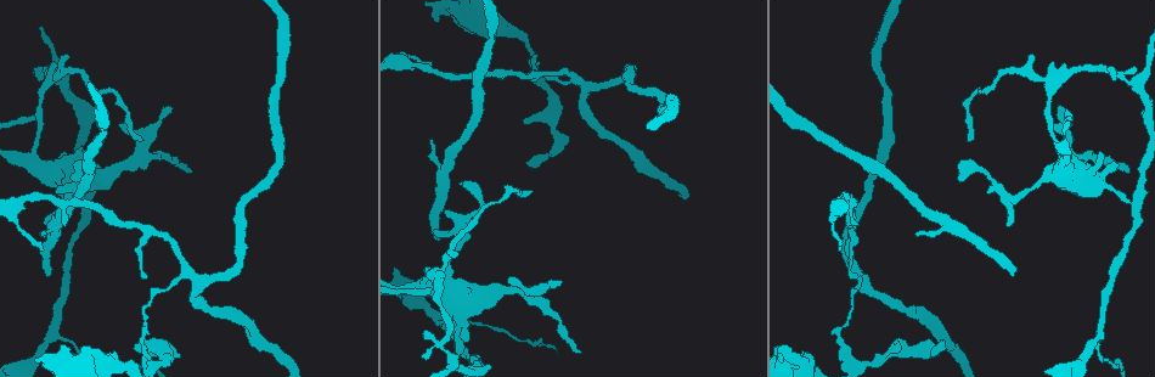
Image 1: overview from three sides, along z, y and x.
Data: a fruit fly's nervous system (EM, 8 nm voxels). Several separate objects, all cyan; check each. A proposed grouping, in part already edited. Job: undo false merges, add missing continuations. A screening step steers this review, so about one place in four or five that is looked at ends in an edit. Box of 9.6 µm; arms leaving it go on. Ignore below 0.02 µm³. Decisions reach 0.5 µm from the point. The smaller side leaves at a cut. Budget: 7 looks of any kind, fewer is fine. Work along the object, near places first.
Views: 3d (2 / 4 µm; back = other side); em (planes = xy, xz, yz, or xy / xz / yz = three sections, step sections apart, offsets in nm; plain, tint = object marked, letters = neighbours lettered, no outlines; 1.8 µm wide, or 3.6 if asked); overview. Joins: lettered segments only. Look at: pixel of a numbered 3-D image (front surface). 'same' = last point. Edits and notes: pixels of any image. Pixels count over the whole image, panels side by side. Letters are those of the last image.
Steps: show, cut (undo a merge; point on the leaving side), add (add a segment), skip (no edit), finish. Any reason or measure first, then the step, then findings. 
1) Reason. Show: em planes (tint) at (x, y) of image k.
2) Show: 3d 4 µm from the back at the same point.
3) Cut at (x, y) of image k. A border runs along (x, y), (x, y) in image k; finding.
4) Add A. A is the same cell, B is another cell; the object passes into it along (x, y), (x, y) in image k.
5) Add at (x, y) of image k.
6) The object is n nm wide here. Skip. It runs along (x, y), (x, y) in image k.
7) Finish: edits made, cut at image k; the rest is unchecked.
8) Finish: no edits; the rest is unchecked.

Branch stops here. Show: 3d 4 µm at (460, 182) of image 1.

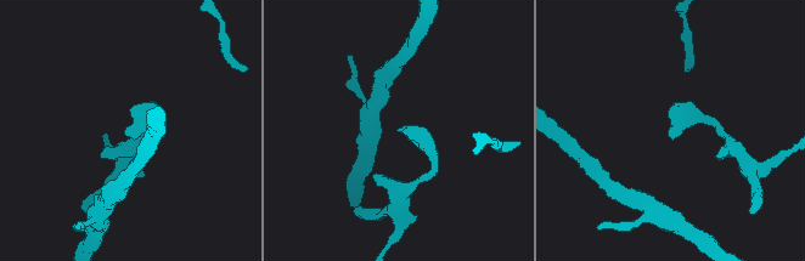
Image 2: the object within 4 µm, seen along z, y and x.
Shape alone is not enough. Show: em planes (letters) at (126, 131) of image 2.

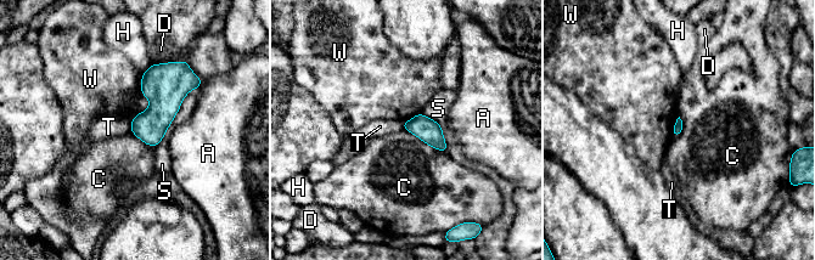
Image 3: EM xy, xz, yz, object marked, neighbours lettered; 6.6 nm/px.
The longest contact is with S, 480 nm. Skip. A, C, D, H, S, T and W are other cells; a border runs along (402, 128), (445, 152) in image 3; no lettered segment goes on from it.

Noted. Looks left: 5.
Tapers out. Show: em xz step 4 (letters) at (917, 234) of image 1.

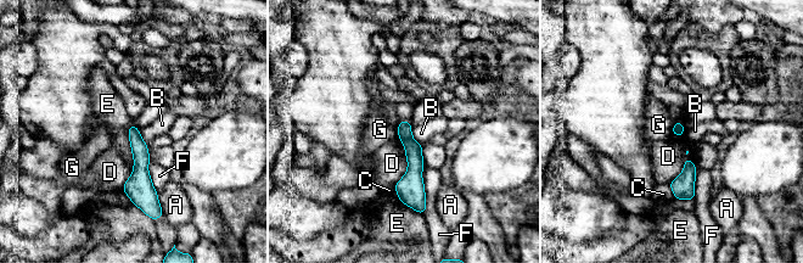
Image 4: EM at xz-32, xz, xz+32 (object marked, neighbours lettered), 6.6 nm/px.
Skip. A, B, C, D, E, F and G are other cells; a border runs along (133, 122), (128, 139), (134, 166) in image 4; no lettered segment goes on from it.

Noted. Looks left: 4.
Free end. Show: 3d 4 µm at (47, 276) of image 1.

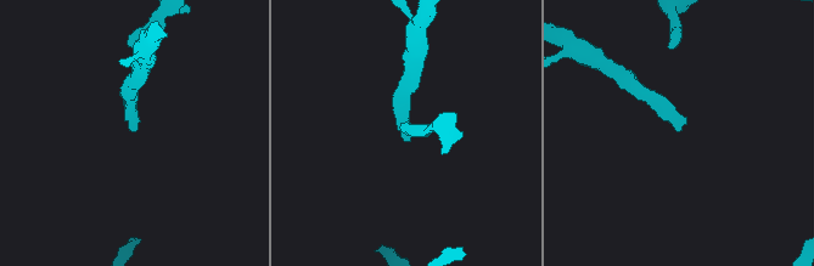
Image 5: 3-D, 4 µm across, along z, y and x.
Shape alone is not enough. Show: em xy step 4 (letters) at (403, 138) of image 5.

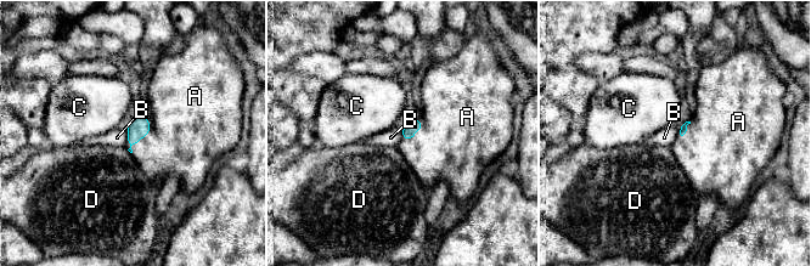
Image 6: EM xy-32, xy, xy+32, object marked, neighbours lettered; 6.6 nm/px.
Add A. A is the same cell, B, C and D are other cells; it goes on there.

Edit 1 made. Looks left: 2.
Finish: edits made, add at image 6; the rest is unchecked.

